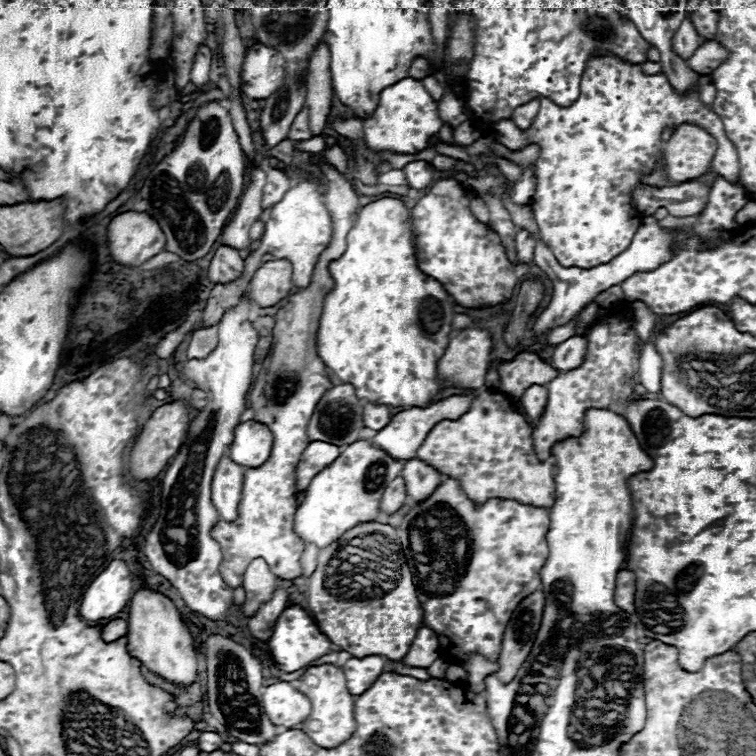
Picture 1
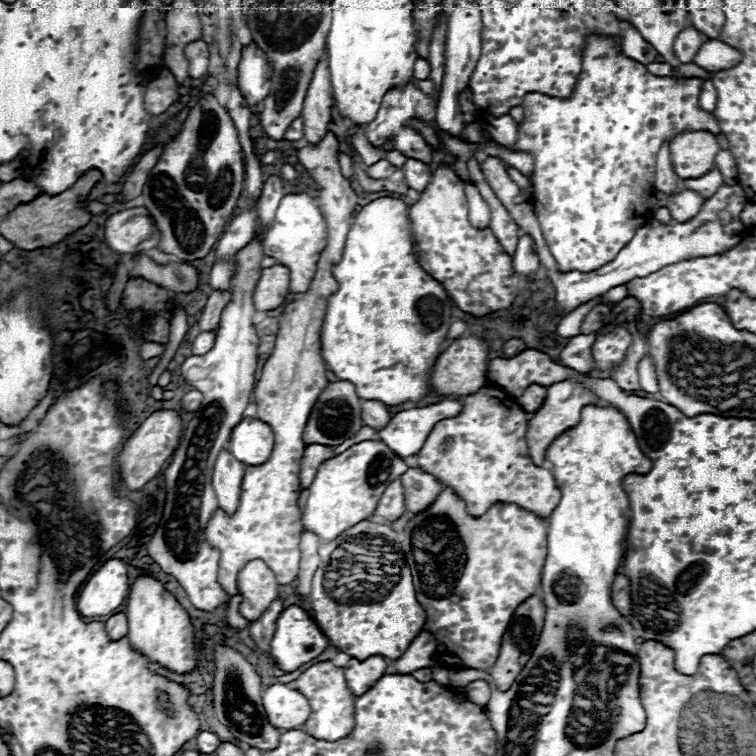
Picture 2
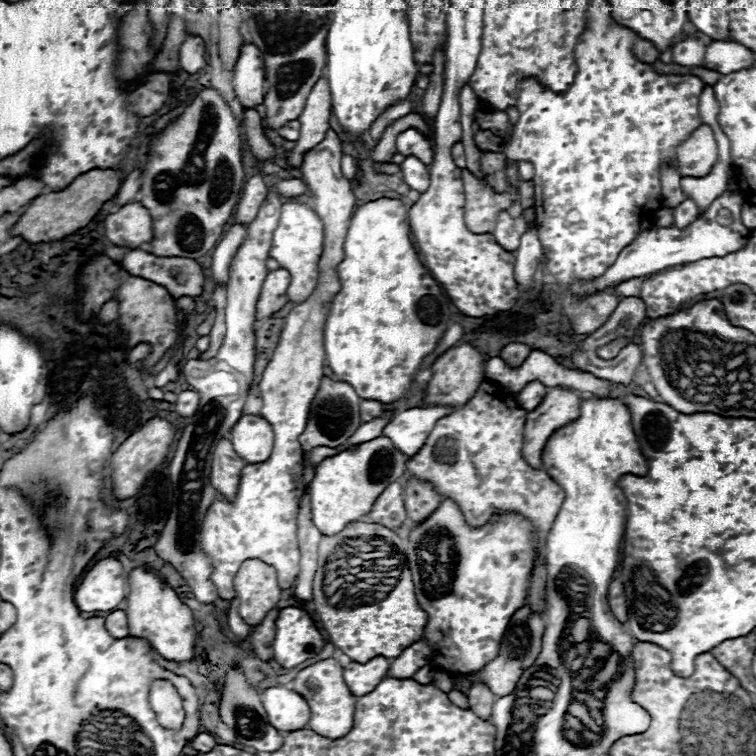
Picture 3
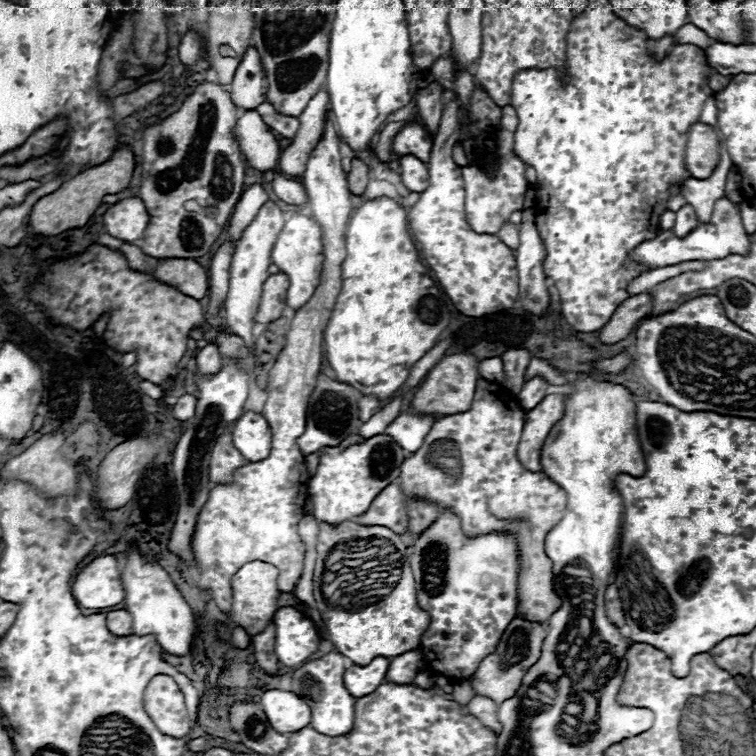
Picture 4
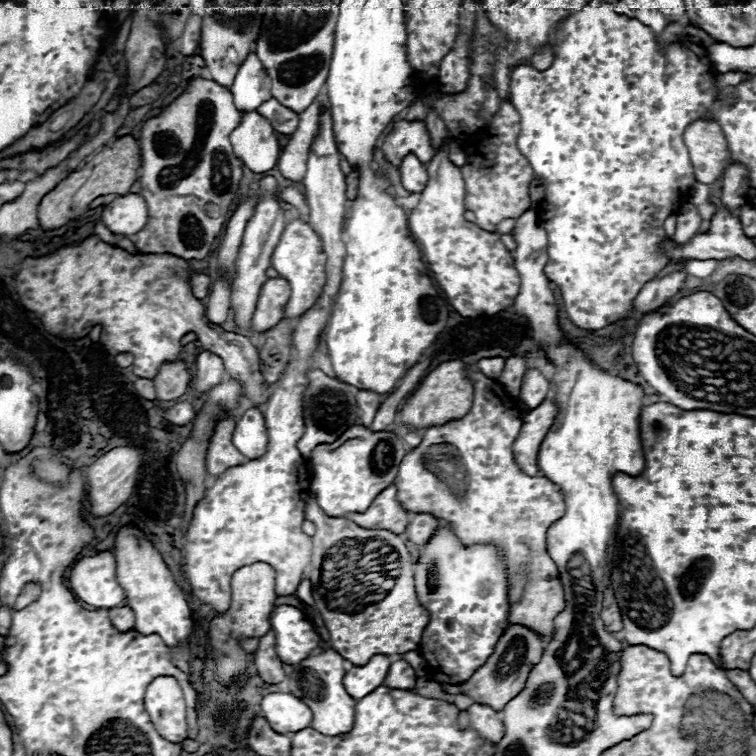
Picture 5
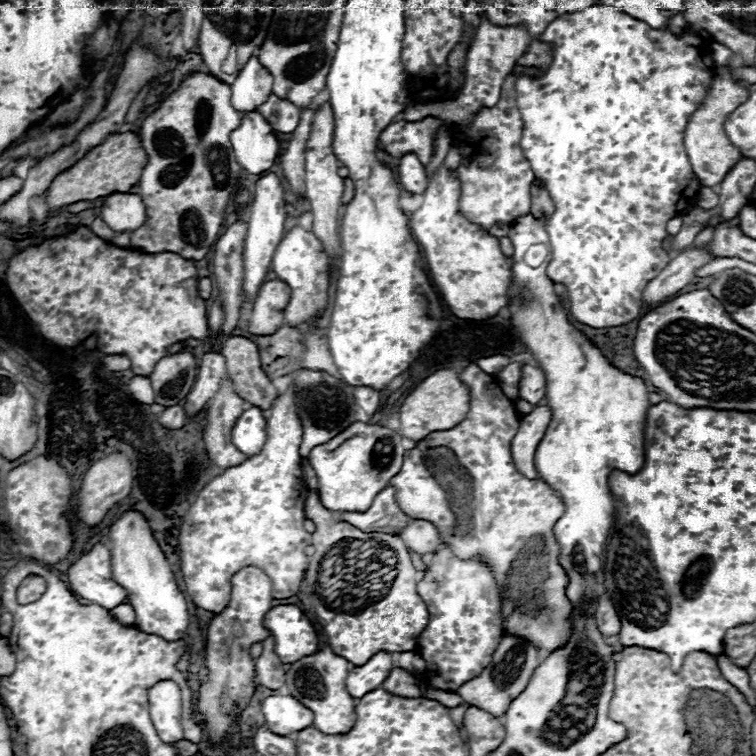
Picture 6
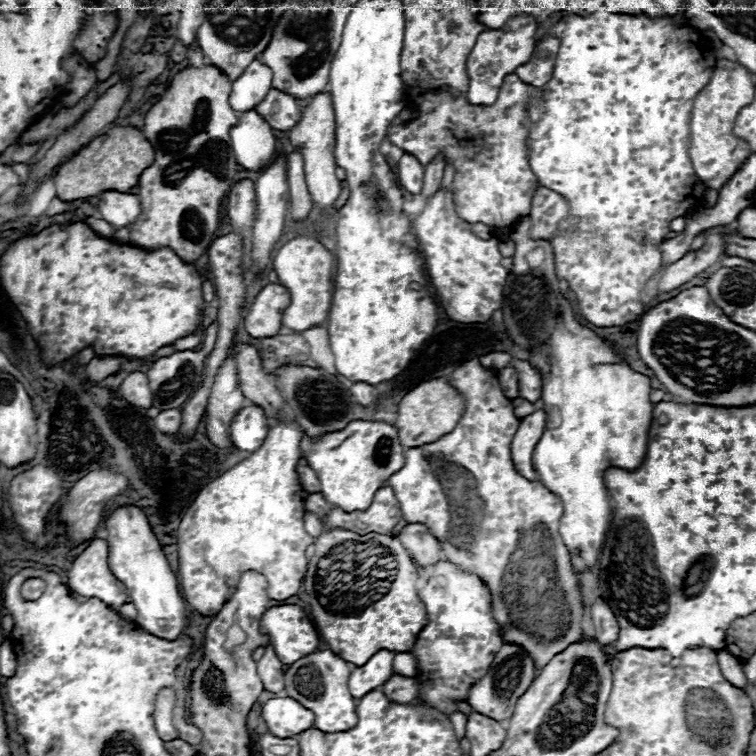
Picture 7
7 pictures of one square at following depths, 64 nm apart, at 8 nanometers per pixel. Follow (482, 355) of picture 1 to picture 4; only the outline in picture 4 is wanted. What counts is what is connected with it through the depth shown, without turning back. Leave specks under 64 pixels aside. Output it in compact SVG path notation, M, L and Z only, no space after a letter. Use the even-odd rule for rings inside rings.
M458 352L458 354L450 354L444 356L424 378L424 382L420 384L414 402L412 402L412 410L414 412L424 412L424 414L438 414L438 416L448 416L448 414L456 414L456 412L464 412L470 408L474 392L476 392L476 380L480 378L478 374L478 362L472 354Z

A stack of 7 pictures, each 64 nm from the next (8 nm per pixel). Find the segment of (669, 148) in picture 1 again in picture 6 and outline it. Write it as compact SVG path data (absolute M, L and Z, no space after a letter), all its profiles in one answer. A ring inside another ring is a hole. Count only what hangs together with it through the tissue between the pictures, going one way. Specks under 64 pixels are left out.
M718 68L706 102L702 104L702 108L698 108L698 112L694 112L694 116L690 118L690 124L686 126L684 146L692 162L694 174L702 186L710 186L710 188L718 186L728 174L728 170L740 160L740 152L730 144L724 132L724 118L726 114L734 112L734 108L738 108L738 104L742 104L746 96L748 96L748 90L740 82L734 82L730 78L730 68Z

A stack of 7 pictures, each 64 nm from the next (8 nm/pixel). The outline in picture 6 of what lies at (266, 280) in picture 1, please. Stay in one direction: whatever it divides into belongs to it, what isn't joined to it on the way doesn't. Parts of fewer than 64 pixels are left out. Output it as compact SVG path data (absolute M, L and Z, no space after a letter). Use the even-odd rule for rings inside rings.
M282 280L264 282L252 306L248 330L258 336L274 334L284 324L284 308L290 300L290 286Z

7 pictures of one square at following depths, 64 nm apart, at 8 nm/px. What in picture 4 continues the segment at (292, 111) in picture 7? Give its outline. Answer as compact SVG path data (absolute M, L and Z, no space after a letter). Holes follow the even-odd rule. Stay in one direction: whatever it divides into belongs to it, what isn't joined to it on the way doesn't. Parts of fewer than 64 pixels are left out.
M262 102L258 108L258 114L262 116L262 120L274 128L278 134L282 134L284 138L294 138L296 132L298 132L298 118L292 118L292 116L280 116L274 112L274 108L268 104L268 102Z

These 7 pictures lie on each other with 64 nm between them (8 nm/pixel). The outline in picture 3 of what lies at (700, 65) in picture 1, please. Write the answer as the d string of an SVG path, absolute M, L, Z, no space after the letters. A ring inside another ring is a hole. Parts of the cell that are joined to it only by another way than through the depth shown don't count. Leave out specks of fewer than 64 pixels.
M712 40L704 52L704 66L720 74L730 74L740 68L748 68L752 62L754 62L752 52L736 42Z

